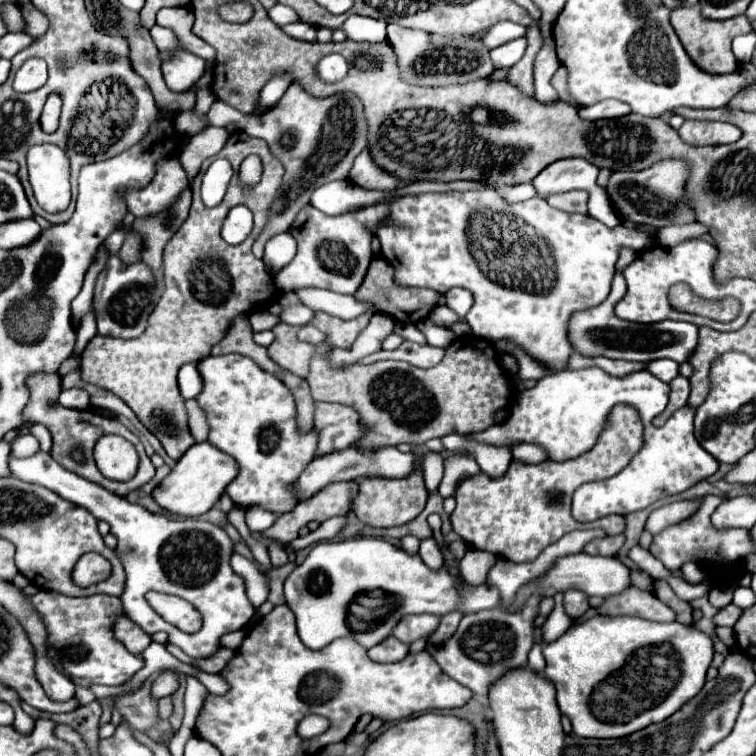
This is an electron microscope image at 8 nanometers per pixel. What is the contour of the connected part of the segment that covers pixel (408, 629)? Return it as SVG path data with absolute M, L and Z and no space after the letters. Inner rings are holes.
M410 615L404 617L396 629L394 629L394 637L400 639L402 643L410 645L418 639L430 637L440 625L440 617L430 617L430 615Z

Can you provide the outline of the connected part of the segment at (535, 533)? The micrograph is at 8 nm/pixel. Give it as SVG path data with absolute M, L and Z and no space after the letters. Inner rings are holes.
M616 405L608 413L608 419L612 421L604 425L594 449L576 459L564 463L542 461L538 465L522 465L518 461L512 461L508 473L500 479L490 479L480 473L478 477L468 477L466 481L462 481L456 489L456 509L450 515L454 531L470 547L484 549L514 563L534 561L546 545L552 545L562 535L574 529L586 529L588 525L602 527L608 535L622 533L622 515L608 515L594 523L580 523L580 527L570 527L570 523L578 523L570 515L574 489L578 489L578 485L586 481L598 481L616 475L630 463L630 459L634 459L634 453L638 453L644 445L644 427L634 407Z

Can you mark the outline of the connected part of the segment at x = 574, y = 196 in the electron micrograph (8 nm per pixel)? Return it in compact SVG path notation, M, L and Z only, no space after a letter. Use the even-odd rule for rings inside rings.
M568 191L568 193L558 193L550 195L548 205L566 213L588 213L588 193L586 191Z

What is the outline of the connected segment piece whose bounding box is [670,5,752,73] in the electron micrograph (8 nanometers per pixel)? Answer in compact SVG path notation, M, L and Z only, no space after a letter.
M698 5L674 9L670 13L670 23L672 23L674 31L680 37L686 53L692 57L692 61L696 61L696 65L700 69L710 71L710 73L728 73L728 71L734 71L738 61L734 59L730 43L732 43L732 39L736 35L752 31L752 25L750 25L750 21L744 15L726 19L726 21L710 21L710 19L702 19L700 17Z

